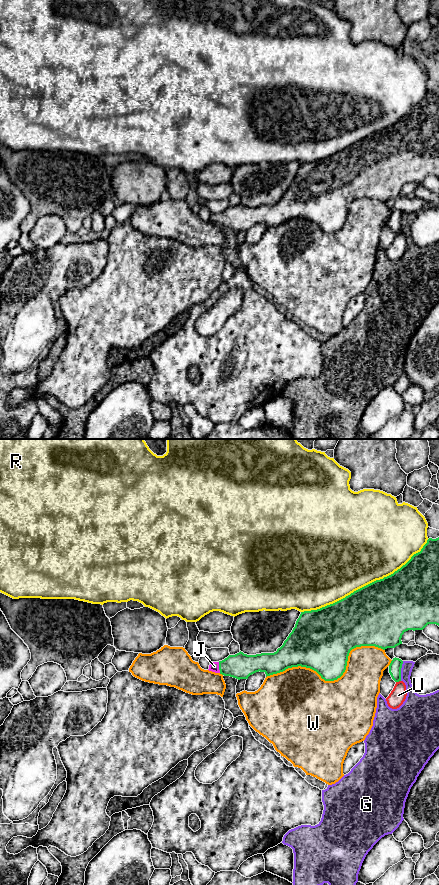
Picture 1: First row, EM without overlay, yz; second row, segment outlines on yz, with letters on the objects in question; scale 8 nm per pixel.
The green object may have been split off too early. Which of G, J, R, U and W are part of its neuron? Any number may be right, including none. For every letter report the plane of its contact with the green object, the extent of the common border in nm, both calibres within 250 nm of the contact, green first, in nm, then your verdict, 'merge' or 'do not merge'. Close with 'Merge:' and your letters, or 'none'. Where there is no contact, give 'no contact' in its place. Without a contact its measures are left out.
G: contact in yz; length 160 nm; calibres 100 and 120 nm; do not merge
J: contact in yz; length 90 nm; calibres 200 and 80 nm; merge
R: contact in yz; length 1200 nm; calibres 500 and 500 nm; do not merge
U: contact in yz; length 40 nm; calibres 100 and 130 nm; do not merge
W: contact in yz; length 1000 nm; calibres 380 and 500 nm; do not merge
Merge: J

